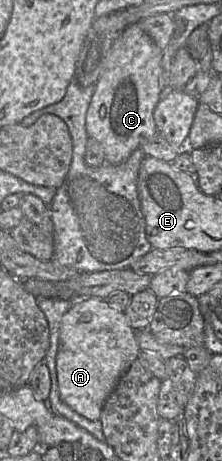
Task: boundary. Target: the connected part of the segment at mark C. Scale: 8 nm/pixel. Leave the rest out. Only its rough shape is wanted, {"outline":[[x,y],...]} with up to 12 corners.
{"outline":[[137,23],[112,45],[86,114],[105,163],[157,133],[162,49]]}

